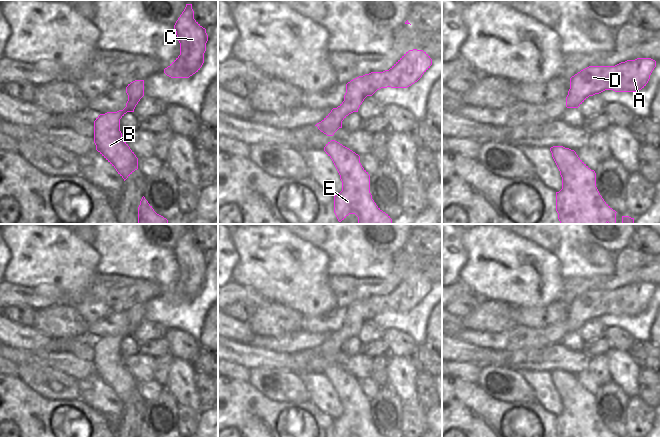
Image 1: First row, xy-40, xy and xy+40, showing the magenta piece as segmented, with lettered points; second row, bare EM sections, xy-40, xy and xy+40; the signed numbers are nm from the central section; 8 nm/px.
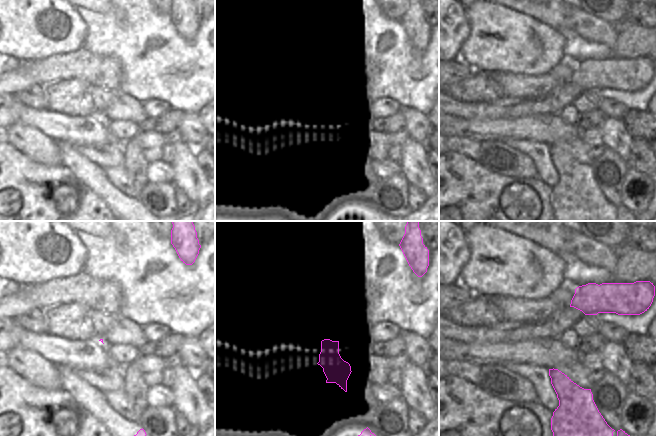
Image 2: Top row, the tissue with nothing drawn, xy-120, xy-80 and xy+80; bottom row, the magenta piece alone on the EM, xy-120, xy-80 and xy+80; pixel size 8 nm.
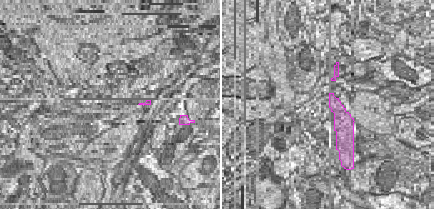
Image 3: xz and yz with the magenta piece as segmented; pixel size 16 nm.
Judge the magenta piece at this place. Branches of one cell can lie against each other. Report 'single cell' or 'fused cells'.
single cell

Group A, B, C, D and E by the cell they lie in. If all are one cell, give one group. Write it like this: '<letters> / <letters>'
A B C D E

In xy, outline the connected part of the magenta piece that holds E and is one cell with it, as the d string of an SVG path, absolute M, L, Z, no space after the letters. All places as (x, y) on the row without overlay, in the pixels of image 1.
M335 364L328 366L324 375L332 383L342 405L342 415L334 420L334 437L385 437L372 423L370 399L362 391L360 380Z

